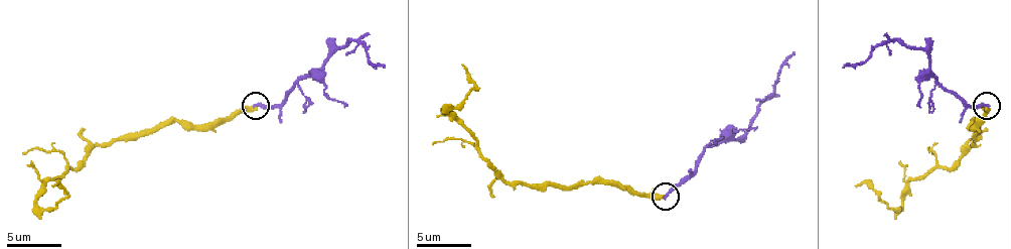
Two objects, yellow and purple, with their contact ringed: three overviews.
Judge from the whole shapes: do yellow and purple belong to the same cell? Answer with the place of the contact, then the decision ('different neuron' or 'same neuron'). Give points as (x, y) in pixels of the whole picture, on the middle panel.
place (665, 197); different neuron

